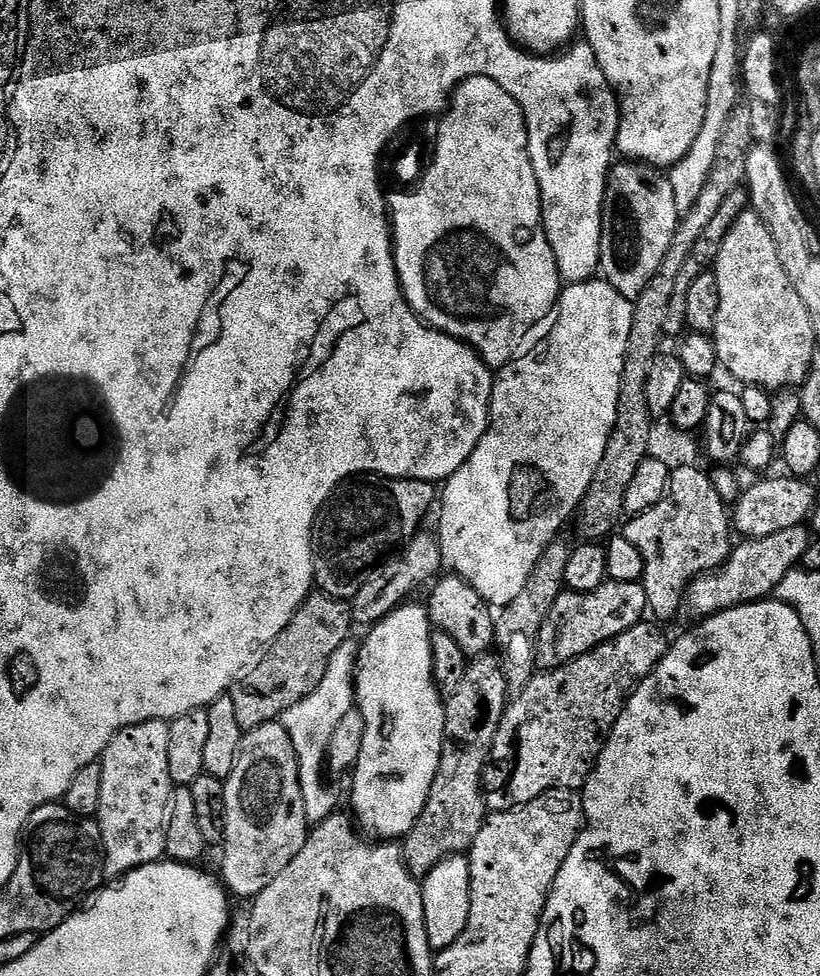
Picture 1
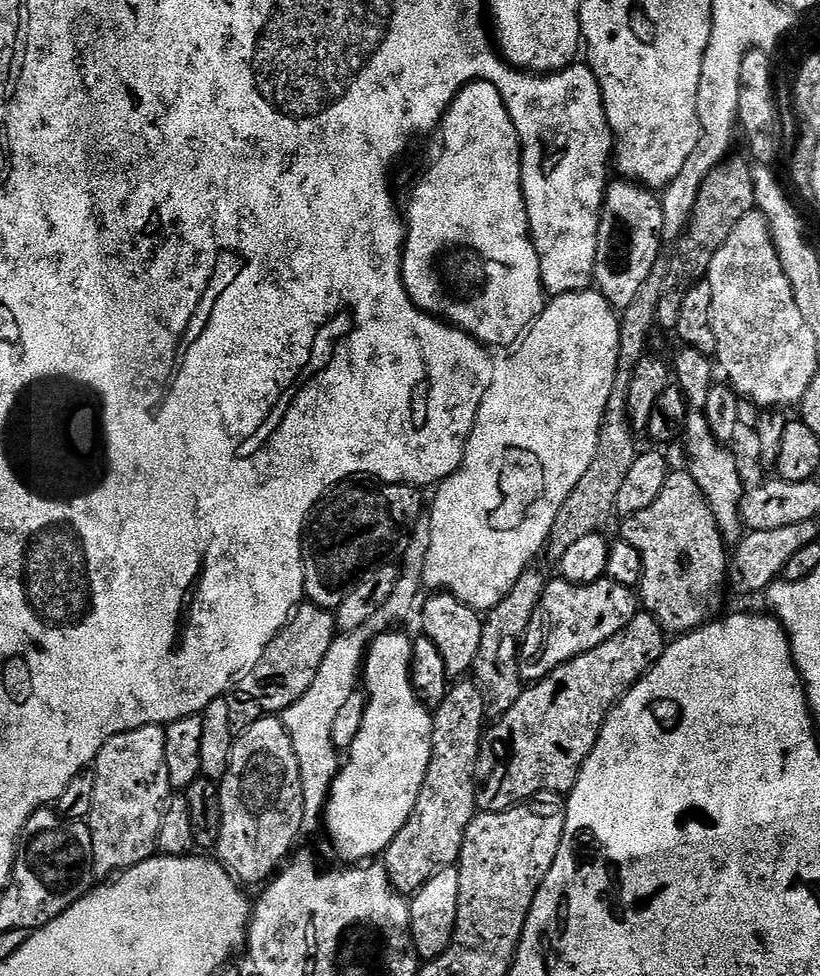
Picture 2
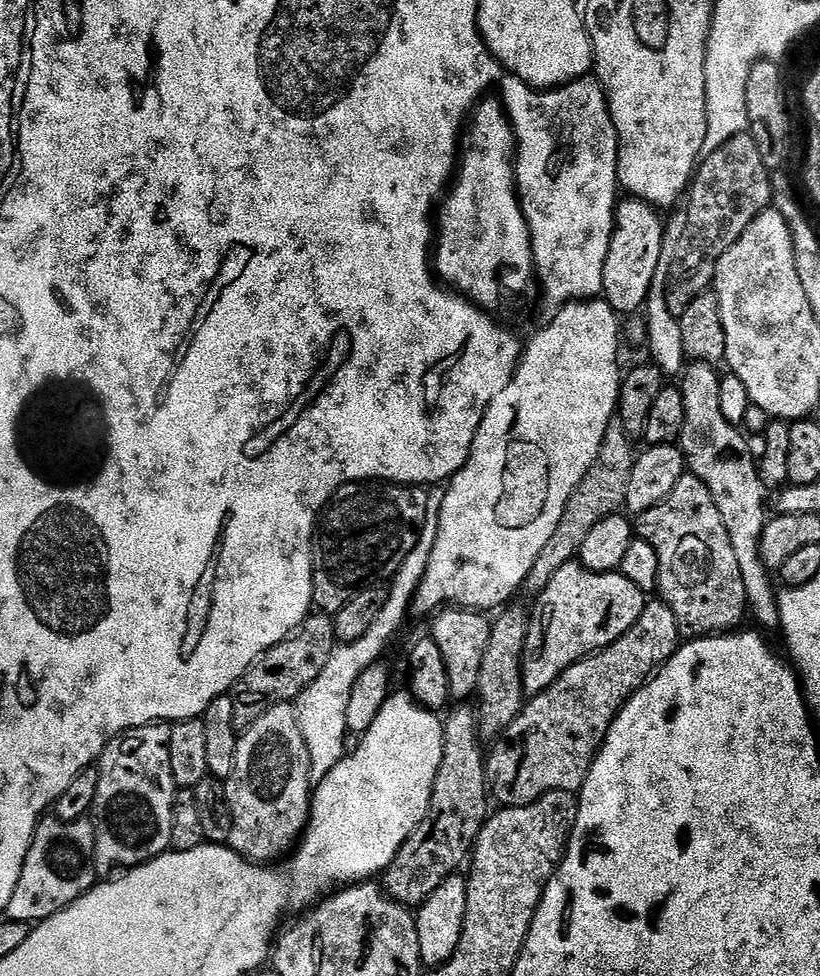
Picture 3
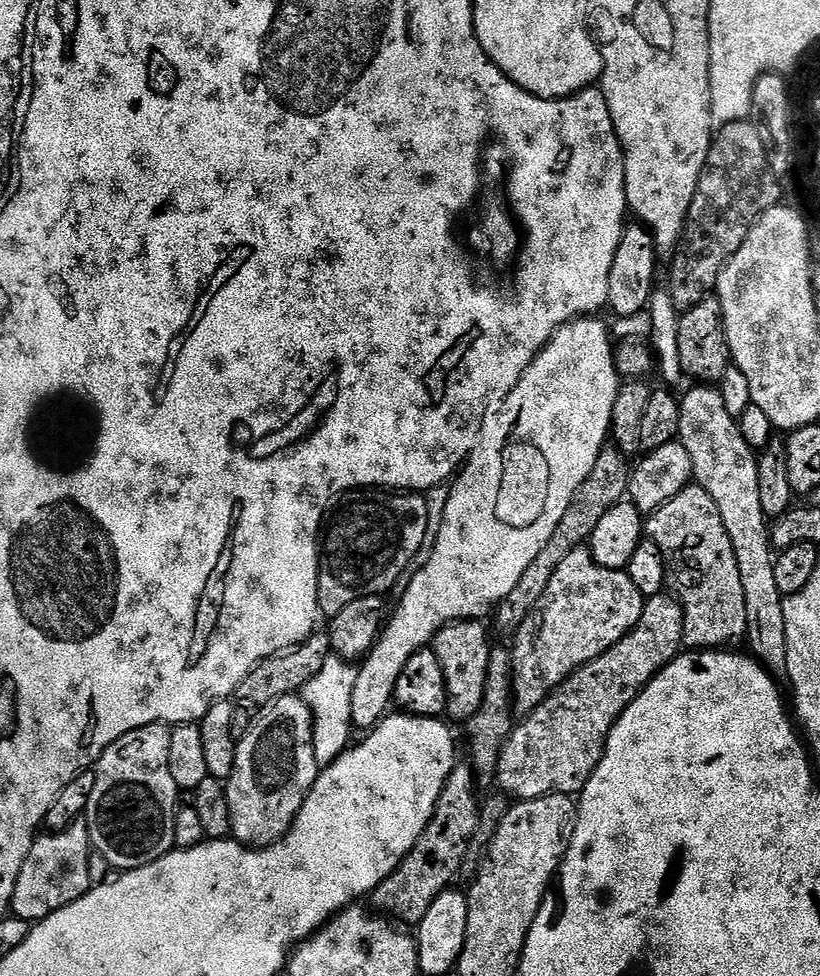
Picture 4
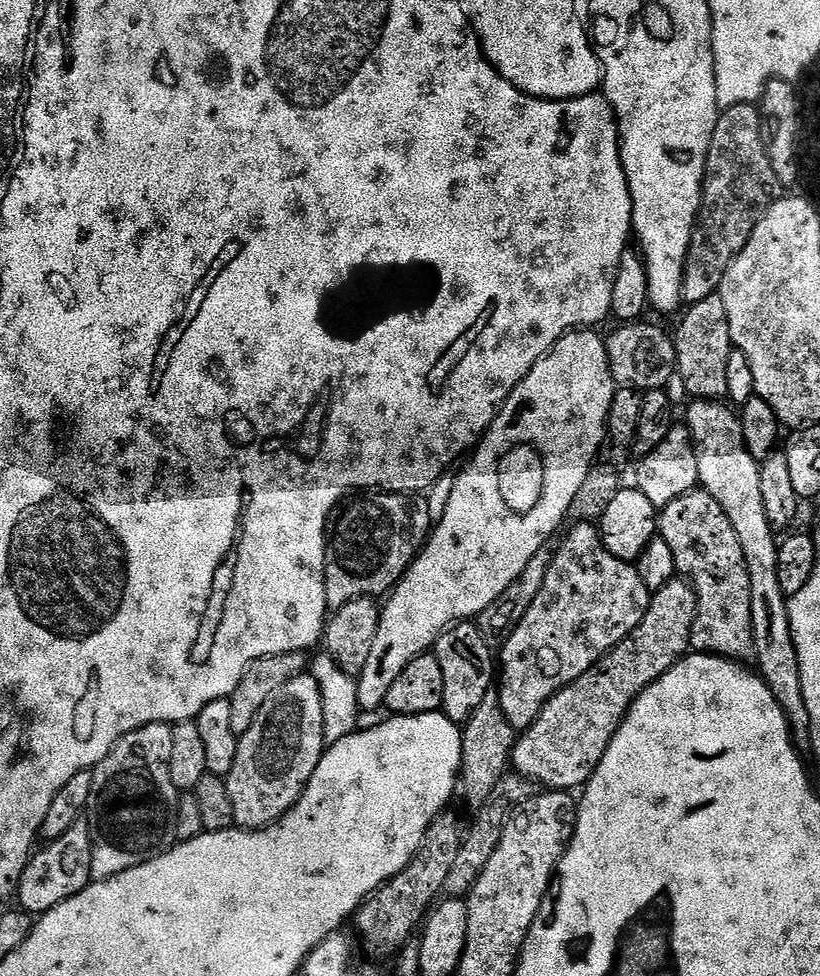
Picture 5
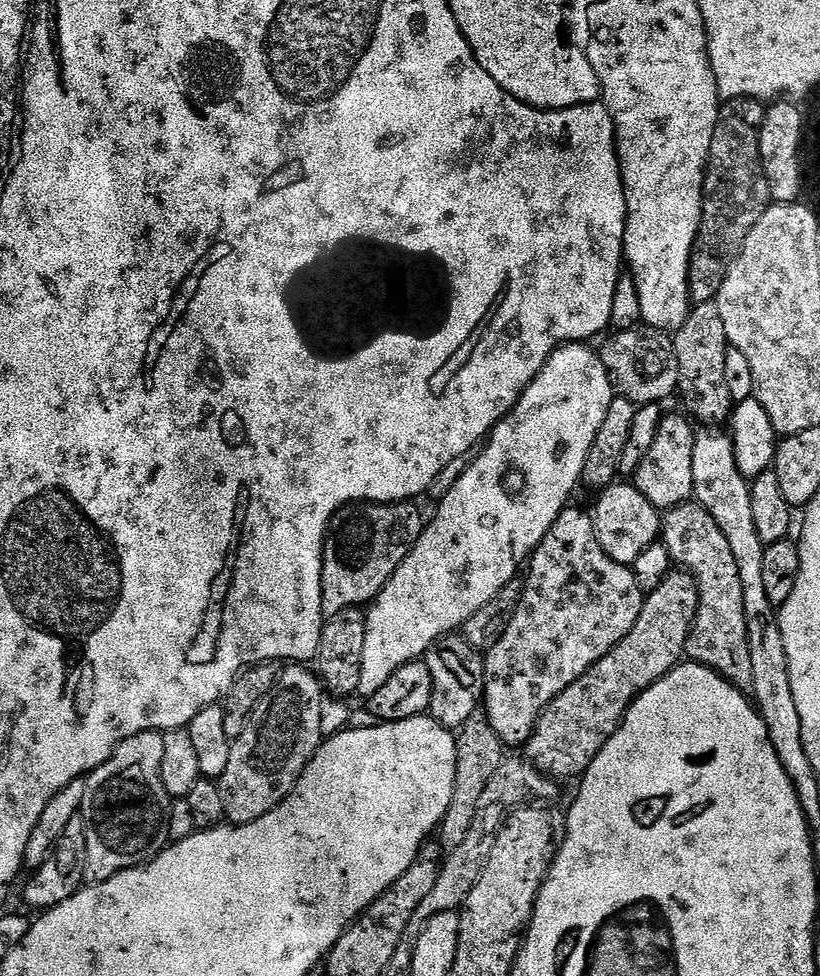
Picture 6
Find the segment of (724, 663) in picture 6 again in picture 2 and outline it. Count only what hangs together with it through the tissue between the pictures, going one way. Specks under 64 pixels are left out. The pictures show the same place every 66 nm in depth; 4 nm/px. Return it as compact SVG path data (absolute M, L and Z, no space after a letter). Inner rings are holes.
M669 471L666 486L662 494L658 494L654 506L646 506L646 510L627 517L623 522L625 523L623 539L633 544L644 560L643 607L651 612L669 633L676 632L672 634L695 632L696 629L709 623L719 613L716 611L724 600L724 579L727 578L728 572L730 576L730 548L718 518L711 509L707 494L692 477L691 472Z

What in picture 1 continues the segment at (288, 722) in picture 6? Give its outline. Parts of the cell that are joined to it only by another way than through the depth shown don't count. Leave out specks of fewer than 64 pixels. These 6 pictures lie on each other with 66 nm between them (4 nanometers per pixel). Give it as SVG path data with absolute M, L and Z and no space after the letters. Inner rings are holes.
M283 723L263 724L245 731L234 770L224 781L224 857L220 860L220 868L224 871L223 883L230 889L231 895L247 898L259 896L262 890L266 890L266 886L270 886L270 882L274 882L274 878L278 878L278 874L282 874L282 870L286 870L286 866L290 866L290 862L294 862L298 850L302 850L308 840L309 831L296 751Z

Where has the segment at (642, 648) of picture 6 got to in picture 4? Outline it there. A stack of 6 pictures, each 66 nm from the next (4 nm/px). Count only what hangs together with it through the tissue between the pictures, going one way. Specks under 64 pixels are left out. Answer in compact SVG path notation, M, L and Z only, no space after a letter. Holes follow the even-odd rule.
M671 594L647 597L638 622L614 647L562 681L555 692L551 692L534 711L521 719L524 720L521 724L519 721L513 727L512 733L508 735L508 741L500 751L495 783L500 783L502 791L516 796L512 798L517 801L536 800L540 796L549 796L552 792L560 792L563 796L570 797L583 792L586 782L594 774L602 758L612 727L620 720L622 713L640 697L641 690L671 660L681 655L683 642L684 608L680 601Z

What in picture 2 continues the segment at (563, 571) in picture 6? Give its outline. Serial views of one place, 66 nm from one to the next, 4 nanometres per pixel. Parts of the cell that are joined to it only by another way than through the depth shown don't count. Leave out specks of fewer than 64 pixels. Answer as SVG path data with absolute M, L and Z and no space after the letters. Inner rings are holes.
M557 578L545 587L542 595L542 618L548 629L544 632L544 641L540 644L540 657L536 664L541 673L552 672L558 666L602 646L614 634L618 634L634 617L638 615L638 596L627 584L605 578L592 584L572 584L571 581Z

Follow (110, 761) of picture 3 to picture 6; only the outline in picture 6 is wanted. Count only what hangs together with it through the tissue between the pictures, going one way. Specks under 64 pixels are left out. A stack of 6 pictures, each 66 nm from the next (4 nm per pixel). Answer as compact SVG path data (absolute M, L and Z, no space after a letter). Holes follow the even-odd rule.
M143 732L126 738L114 754L87 777L82 819L86 825L84 884L95 886L122 870L146 864L169 847L173 797L162 786L163 732Z

